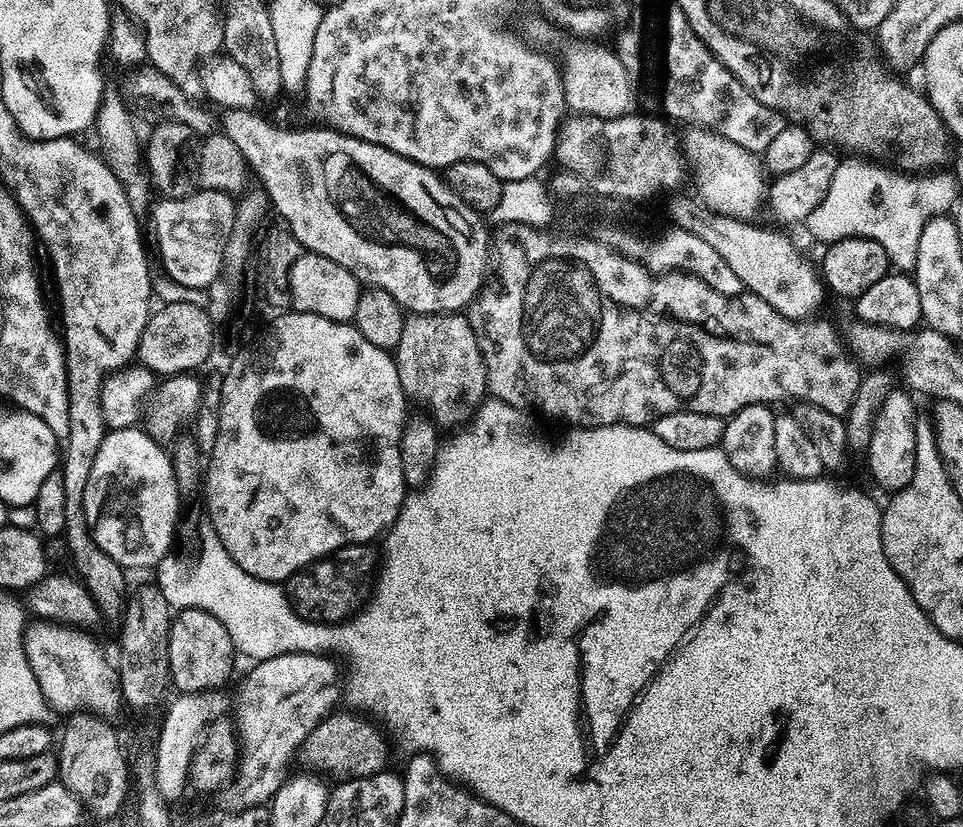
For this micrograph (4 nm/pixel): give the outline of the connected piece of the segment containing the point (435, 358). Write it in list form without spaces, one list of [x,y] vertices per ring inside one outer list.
[[[458,312],[409,315],[394,350],[394,359],[405,395],[414,402],[428,402],[438,414],[448,410],[459,422],[467,421],[487,395],[481,343],[467,315]]]

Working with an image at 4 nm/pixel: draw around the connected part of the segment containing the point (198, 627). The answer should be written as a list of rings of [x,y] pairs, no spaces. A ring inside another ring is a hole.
[[[182,608],[175,613],[168,633],[168,674],[173,687],[177,688],[177,693],[203,693],[217,687],[216,683],[222,678],[224,648],[228,646],[228,639],[227,629],[209,612],[203,612],[197,608]]]

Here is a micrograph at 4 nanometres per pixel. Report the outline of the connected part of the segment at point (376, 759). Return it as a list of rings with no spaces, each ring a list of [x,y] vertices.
[[[348,710],[343,711],[329,713],[307,735],[300,745],[298,760],[308,764],[309,771],[318,774],[328,772],[336,777],[334,778],[336,780],[368,777],[383,771],[387,767],[387,739],[382,734],[383,739],[381,738],[378,732],[379,727],[367,717]]]

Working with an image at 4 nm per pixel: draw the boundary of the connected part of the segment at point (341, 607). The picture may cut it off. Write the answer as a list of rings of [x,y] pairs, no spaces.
[[[371,543],[345,544],[331,556],[322,556],[305,568],[299,568],[286,584],[295,611],[304,619],[325,626],[343,622],[359,612],[368,603],[378,575],[378,552],[372,547]]]

